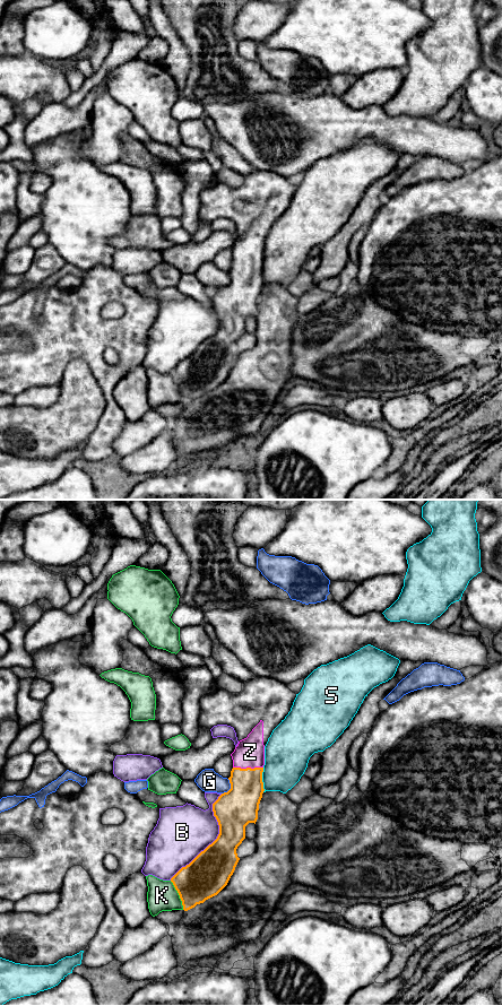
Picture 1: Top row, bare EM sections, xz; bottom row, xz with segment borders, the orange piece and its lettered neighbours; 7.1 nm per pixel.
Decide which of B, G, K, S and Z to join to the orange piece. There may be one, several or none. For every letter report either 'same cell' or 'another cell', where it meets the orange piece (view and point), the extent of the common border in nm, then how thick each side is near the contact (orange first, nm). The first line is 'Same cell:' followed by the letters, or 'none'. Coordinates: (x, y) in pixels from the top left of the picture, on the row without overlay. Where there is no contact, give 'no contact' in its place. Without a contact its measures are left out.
Same cell: Z
B: another cell | xz (216, 332) | 700 nm | 300/380 nm
G: another cell | xz (231, 282) | 120 nm | 280/160 nm
K: another cell | xz (179, 388) | 220 nm | 300/220 nm
S: another cell | xz (261, 274) | 180 nm | 280/320 nm
Z: same cell | xz (248, 261) | 220 nm | 240/200 nm

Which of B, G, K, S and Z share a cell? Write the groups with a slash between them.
B / G / K / S / Z

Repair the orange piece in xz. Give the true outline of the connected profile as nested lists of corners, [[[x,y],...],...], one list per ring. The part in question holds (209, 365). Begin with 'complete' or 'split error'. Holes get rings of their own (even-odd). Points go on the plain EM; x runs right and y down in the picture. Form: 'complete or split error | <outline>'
split error | [[[257,170],[254,173],[242,175],[240,187],[216,182],[200,192],[199,220],[211,223],[217,218],[231,219],[236,226],[239,237],[231,248],[233,253],[228,271],[231,283],[213,297],[214,310],[219,319],[217,332],[171,372],[184,405],[217,389],[233,368],[240,354],[236,342],[245,332],[245,320],[249,316],[256,318],[258,313],[259,297],[265,285],[262,276],[265,240],[272,224],[291,205],[295,191],[296,188],[287,181],[287,177]]]

